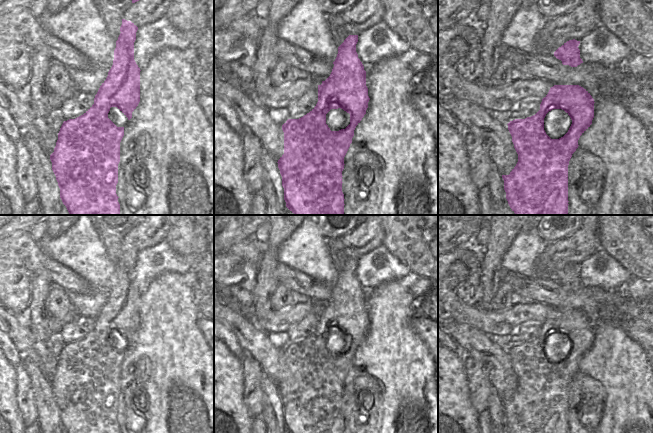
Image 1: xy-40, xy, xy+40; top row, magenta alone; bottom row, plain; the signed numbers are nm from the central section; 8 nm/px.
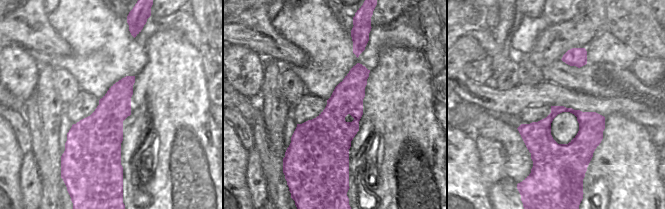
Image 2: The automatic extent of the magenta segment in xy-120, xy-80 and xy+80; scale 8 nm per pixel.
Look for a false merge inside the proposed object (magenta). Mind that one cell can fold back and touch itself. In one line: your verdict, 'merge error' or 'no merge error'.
merge error

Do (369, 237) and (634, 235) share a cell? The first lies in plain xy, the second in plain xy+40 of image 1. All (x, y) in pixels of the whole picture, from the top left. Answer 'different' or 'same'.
different

